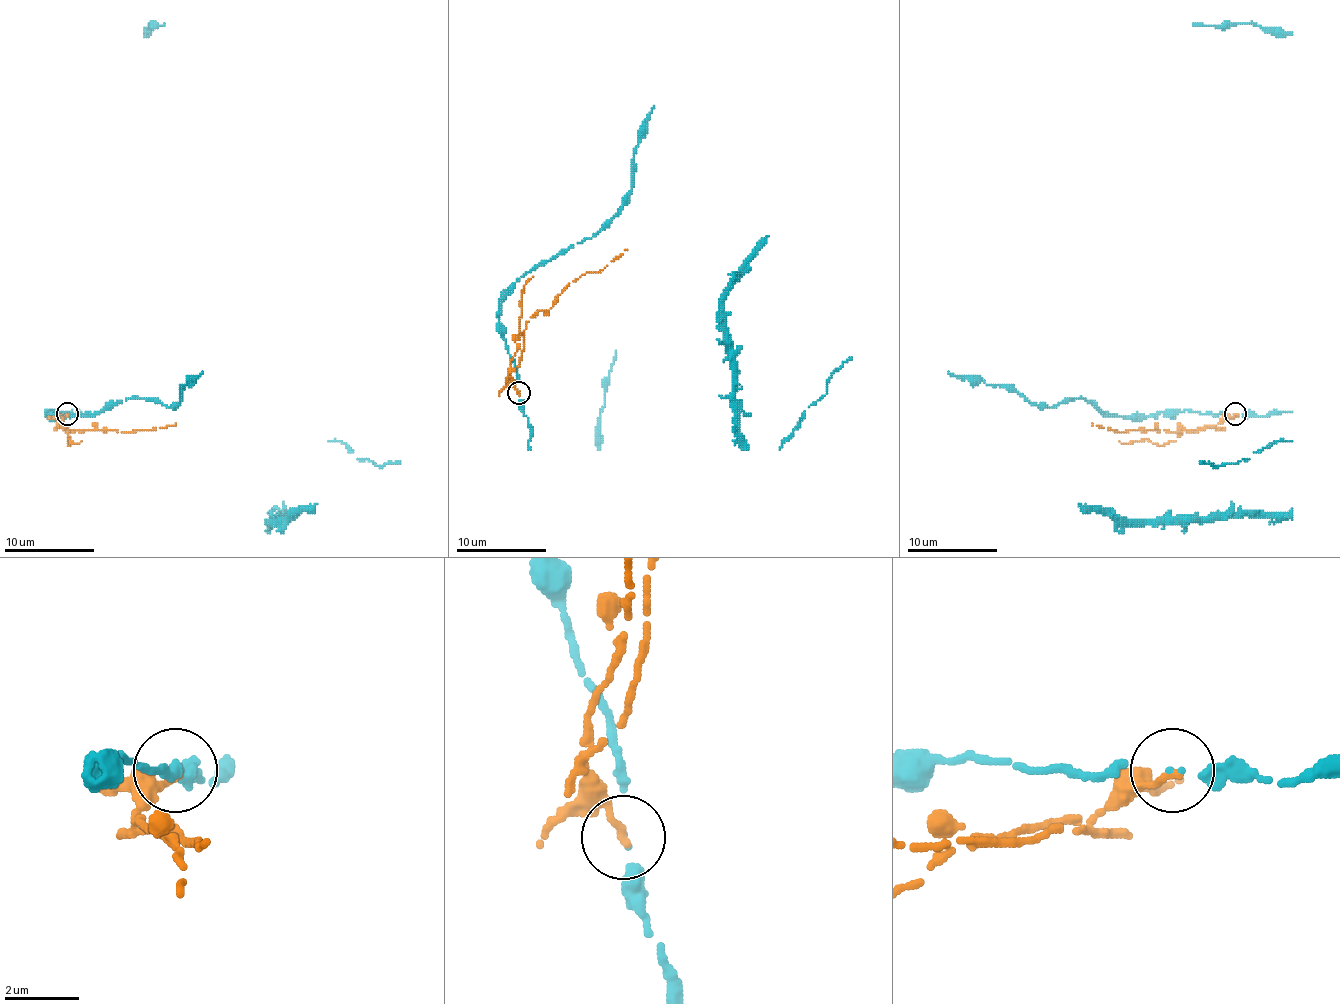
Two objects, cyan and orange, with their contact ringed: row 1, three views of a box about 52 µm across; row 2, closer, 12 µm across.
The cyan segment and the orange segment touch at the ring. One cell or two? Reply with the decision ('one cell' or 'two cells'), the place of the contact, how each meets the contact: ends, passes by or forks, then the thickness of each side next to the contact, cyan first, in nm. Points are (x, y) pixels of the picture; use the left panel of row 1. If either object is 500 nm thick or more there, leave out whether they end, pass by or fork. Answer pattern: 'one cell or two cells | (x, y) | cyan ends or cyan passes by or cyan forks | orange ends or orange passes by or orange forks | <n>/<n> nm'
two cells | (67, 413) | cyan passes by | orange ends | 60/200 nm

